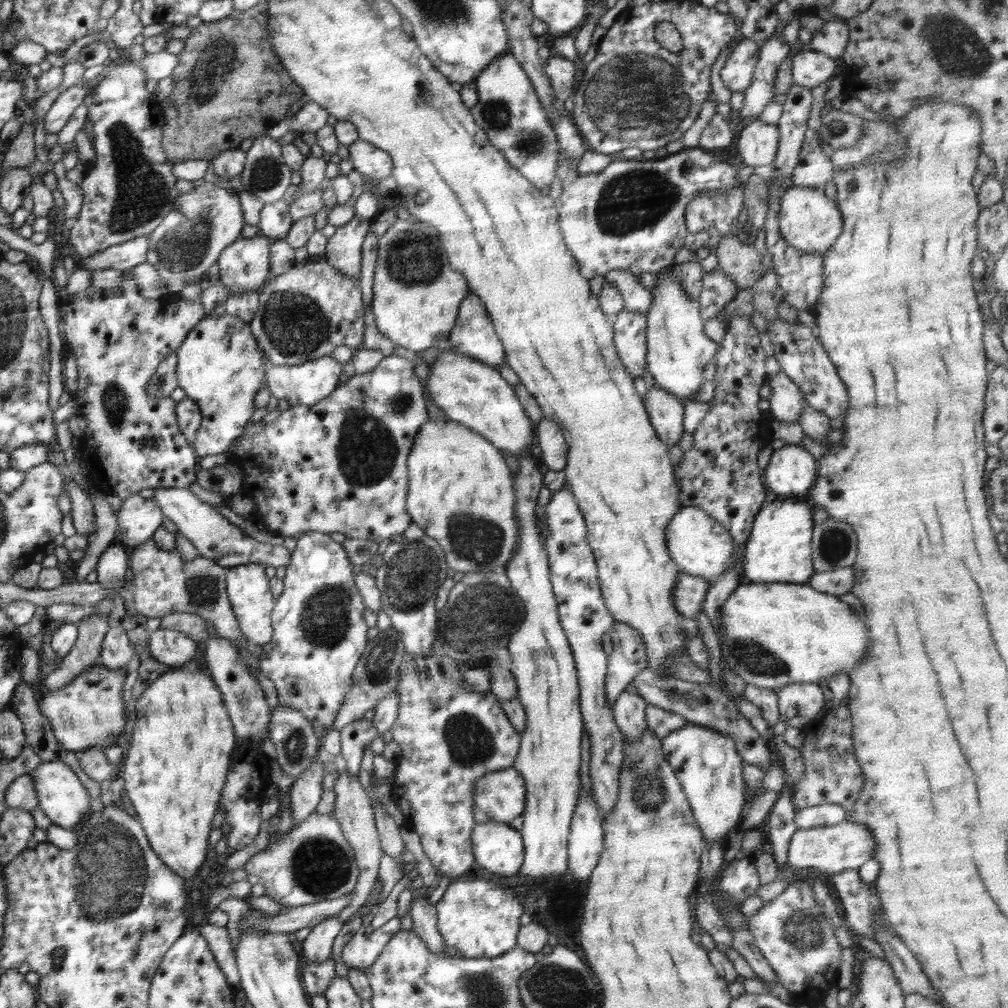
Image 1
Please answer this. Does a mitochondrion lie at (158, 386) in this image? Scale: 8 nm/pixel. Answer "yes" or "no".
yes

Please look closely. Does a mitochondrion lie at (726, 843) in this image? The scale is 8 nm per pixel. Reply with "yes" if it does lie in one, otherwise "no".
no

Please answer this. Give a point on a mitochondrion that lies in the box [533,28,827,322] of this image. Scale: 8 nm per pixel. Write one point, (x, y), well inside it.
(635, 97)

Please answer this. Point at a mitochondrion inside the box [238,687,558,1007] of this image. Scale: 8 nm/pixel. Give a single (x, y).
(320, 865)

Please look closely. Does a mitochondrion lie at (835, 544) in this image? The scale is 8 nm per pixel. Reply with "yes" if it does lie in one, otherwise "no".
yes

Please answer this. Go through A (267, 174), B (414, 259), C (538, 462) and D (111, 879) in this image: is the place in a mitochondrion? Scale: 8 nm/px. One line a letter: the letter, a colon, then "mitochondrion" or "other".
A: mitochondrion
B: mitochondrion
C: other
D: mitochondrion

